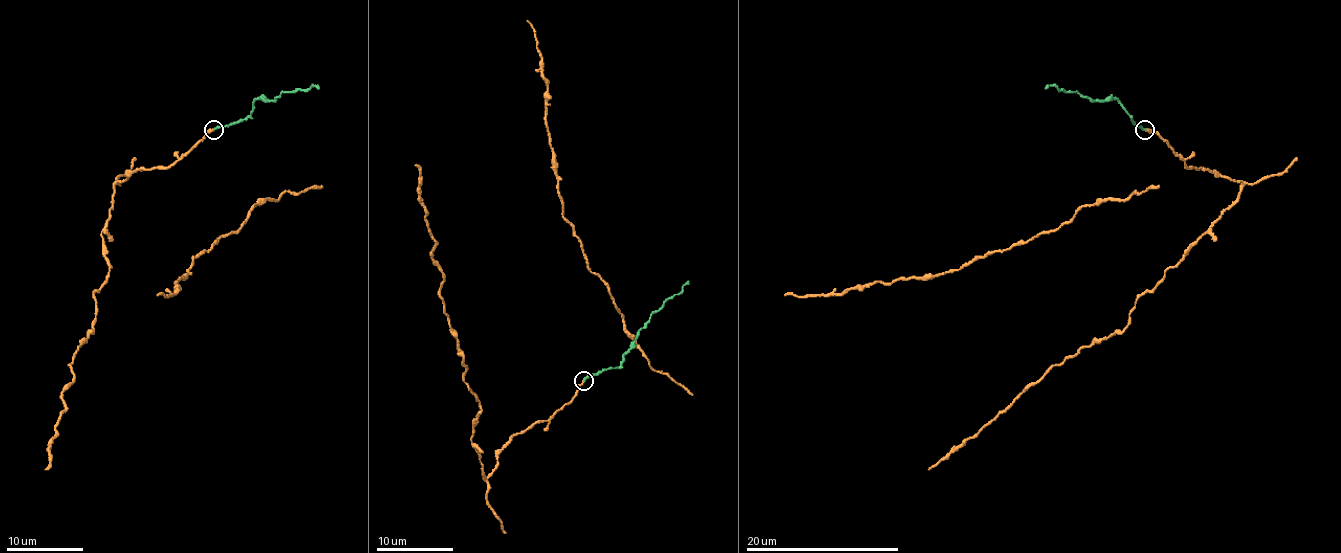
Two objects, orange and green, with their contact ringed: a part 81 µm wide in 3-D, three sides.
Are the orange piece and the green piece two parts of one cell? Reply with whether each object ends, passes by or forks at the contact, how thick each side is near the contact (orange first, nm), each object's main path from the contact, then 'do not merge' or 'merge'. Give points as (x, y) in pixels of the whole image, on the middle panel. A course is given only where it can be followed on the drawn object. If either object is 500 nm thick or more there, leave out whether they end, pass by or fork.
orange ends | green ends | 240/200 nm | orange via (583, 381), (546, 421), (512, 438), (483, 477), (472, 442), (481, 406), (443, 310), (414, 165) | green via (583, 381), (617, 367), (652, 314), (682, 291), (688, 281) | merge

